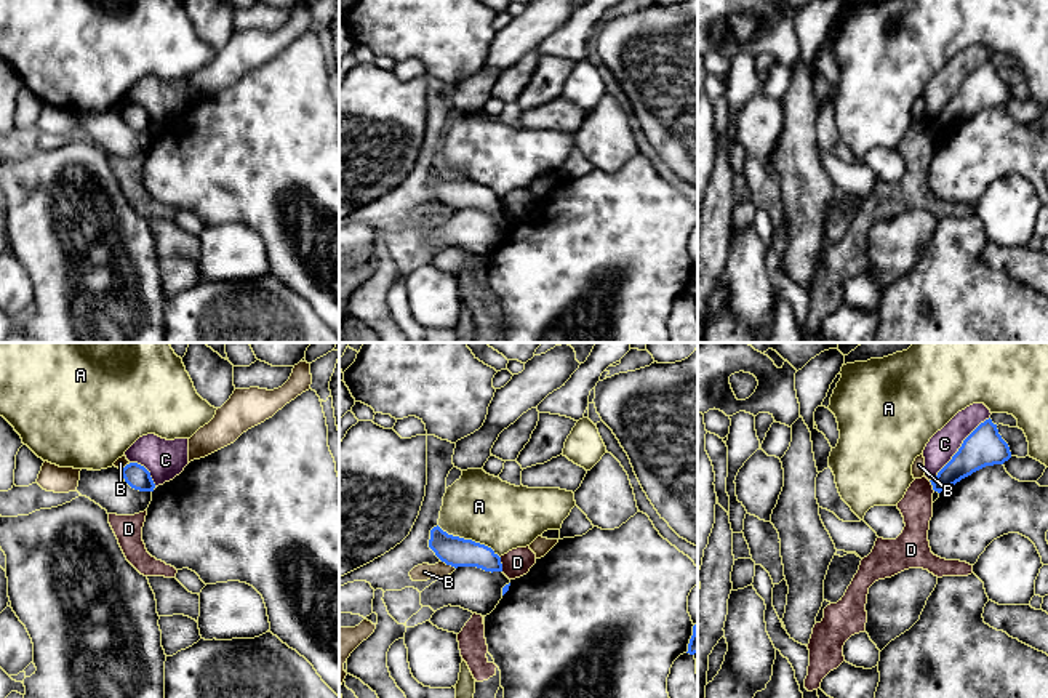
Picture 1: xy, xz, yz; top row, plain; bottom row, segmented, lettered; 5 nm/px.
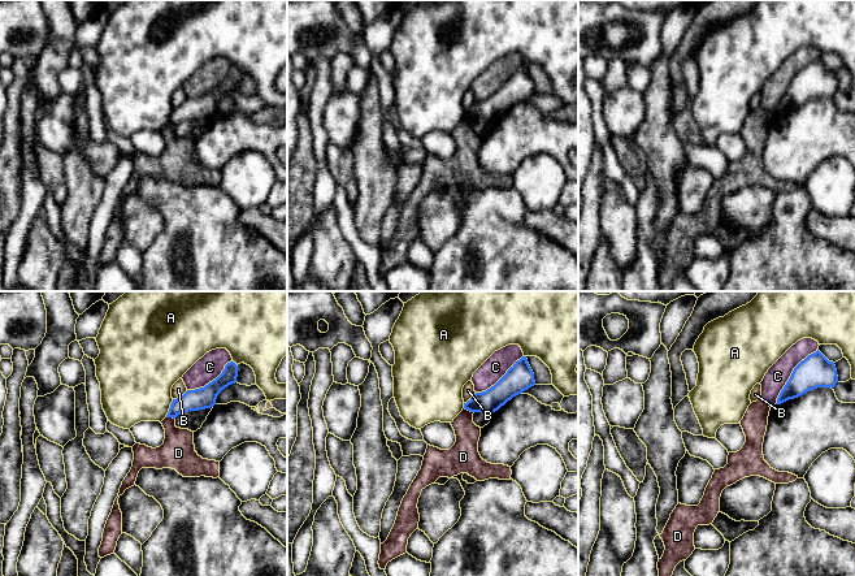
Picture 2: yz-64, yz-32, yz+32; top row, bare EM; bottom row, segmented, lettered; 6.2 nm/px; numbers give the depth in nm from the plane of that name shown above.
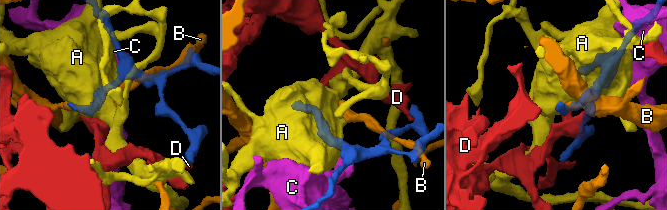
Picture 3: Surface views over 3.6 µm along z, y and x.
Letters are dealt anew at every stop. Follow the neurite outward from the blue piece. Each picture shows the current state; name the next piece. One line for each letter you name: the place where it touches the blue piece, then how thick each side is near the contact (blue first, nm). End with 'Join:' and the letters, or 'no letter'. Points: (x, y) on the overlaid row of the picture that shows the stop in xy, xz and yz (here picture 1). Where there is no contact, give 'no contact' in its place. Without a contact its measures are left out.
Join: no letter

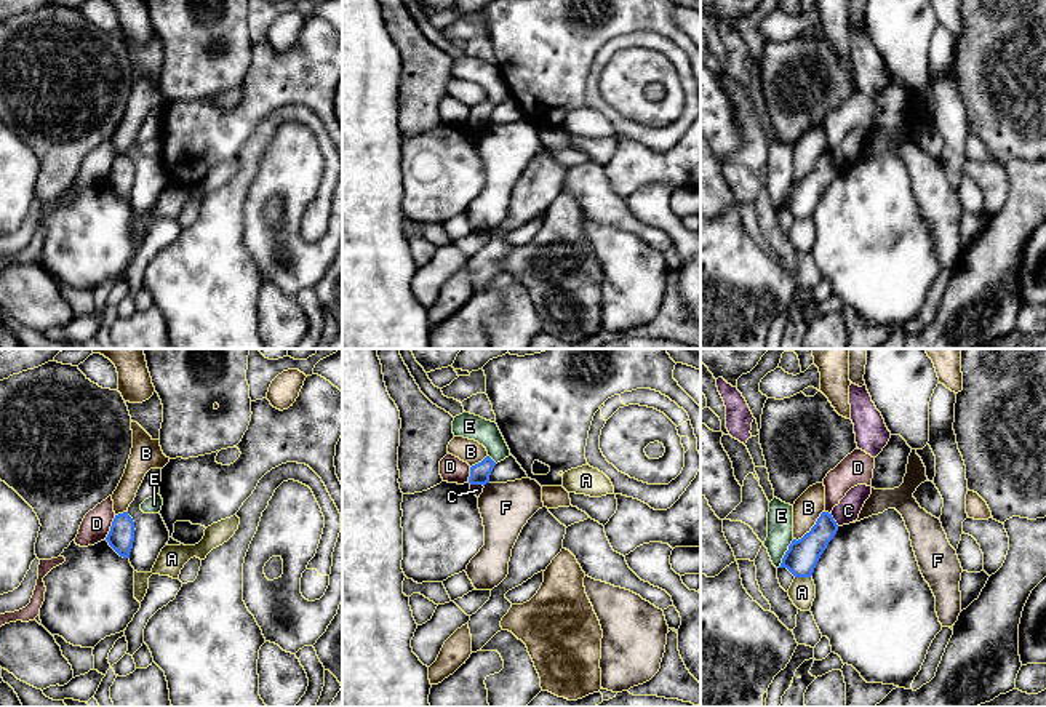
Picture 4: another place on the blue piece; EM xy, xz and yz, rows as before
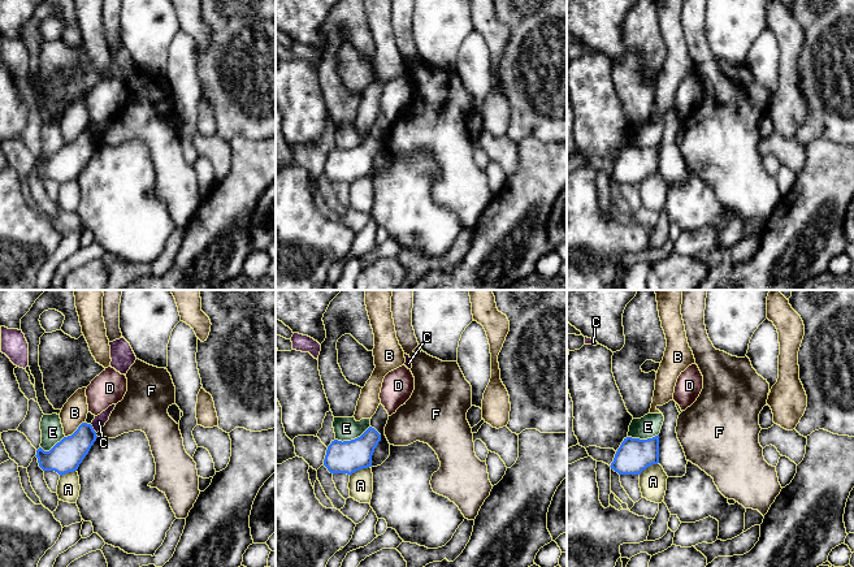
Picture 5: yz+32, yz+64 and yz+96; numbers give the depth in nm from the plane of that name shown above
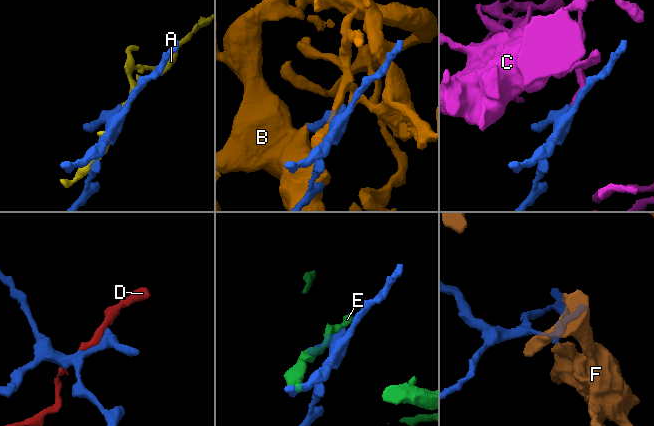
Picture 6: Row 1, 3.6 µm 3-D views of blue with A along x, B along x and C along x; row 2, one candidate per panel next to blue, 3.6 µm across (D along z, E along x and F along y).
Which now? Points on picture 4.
Join: no letter

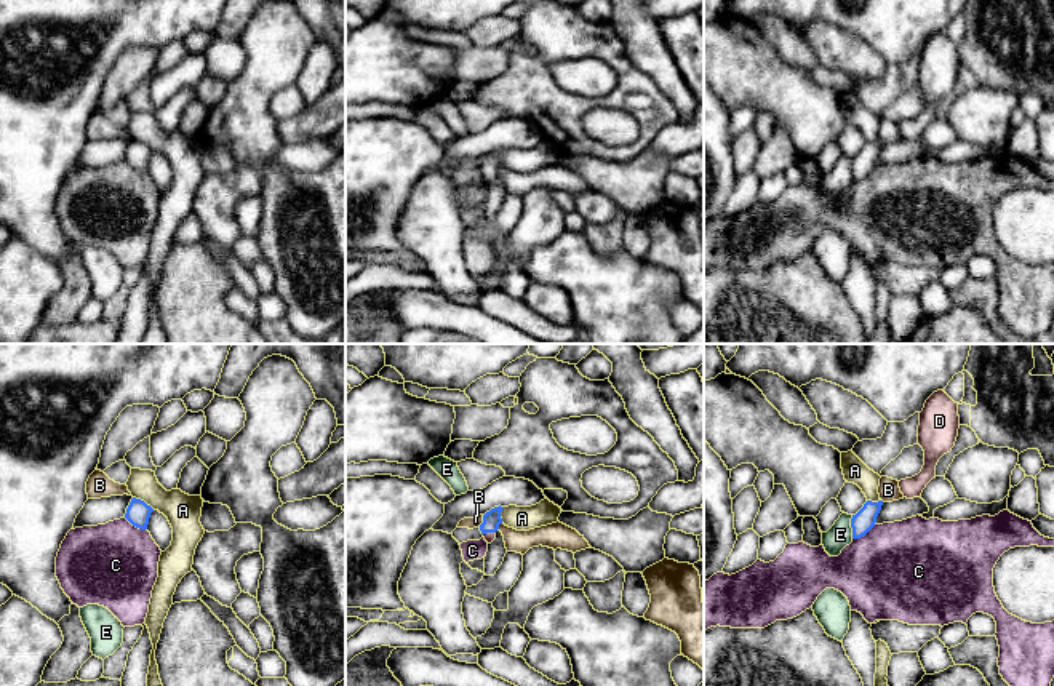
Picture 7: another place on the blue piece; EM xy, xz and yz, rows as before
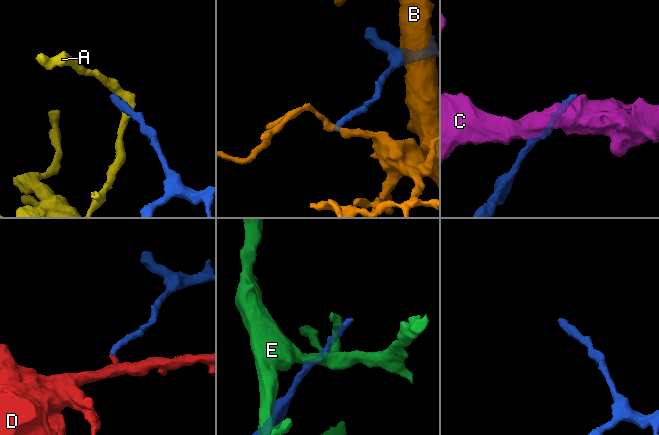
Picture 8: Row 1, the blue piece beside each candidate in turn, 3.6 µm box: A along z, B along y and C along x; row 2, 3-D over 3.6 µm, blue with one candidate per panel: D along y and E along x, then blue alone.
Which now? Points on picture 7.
D: contact xz (488, 531); calibres 90 and 50 nm
Join: D

